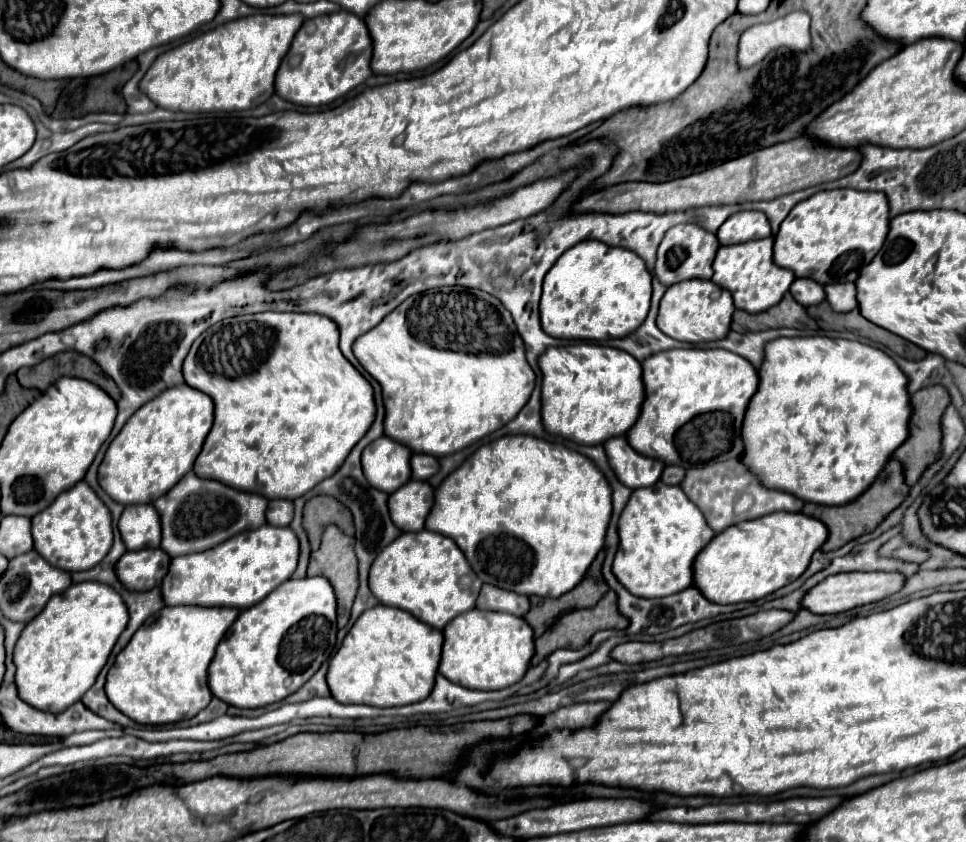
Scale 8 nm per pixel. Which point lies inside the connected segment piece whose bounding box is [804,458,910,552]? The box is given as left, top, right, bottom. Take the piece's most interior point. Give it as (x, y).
(866, 513)

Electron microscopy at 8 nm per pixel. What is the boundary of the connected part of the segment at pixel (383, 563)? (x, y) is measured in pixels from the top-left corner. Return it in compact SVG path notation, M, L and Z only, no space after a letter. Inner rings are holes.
M422 530L422 532L402 532L392 544L388 544L374 560L372 568L370 568L370 590L372 594L380 600L380 604L384 606L398 606L406 612L412 612L418 620L422 620L424 624L430 624L438 630L442 630L450 620L454 620L458 614L468 612L476 606L476 598L478 592L482 588L482 580L478 580L478 576L474 574L474 570L470 568L466 556L462 554L462 550L454 544L454 540L450 540L448 536L442 536L438 532L430 532L430 530ZM460 576L472 576L472 590L460 590L458 588L458 578Z

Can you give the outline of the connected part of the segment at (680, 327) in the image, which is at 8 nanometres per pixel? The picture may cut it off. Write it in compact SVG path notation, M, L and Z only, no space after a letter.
M684 280L674 286L670 286L662 300L658 310L658 328L680 342L712 342L722 340L730 330L730 320L734 314L734 302L728 290L718 288L712 280Z

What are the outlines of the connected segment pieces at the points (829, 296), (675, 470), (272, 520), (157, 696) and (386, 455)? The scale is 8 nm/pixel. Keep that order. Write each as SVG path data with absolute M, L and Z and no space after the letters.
M826 284L826 300L836 312L848 312L858 306L856 302L856 286L850 284Z
M666 466L664 468L664 474L662 474L662 482L664 484L674 484L678 486L682 482L682 476L686 474L686 470L678 468L678 466Z
M270 500L266 520L272 526L288 526L294 516L292 500Z
M166 606L158 612L156 620L150 620L138 628L132 636L128 646L118 654L114 666L106 678L106 694L108 700L124 712L128 718L136 720L138 724L172 724L186 718L196 716L204 710L210 700L212 692L208 686L208 666L214 658L218 642L224 638L228 628L238 618L236 608L206 608L206 606Z
M382 436L362 452L364 476L374 488L392 494L410 480L410 456L410 448Z

